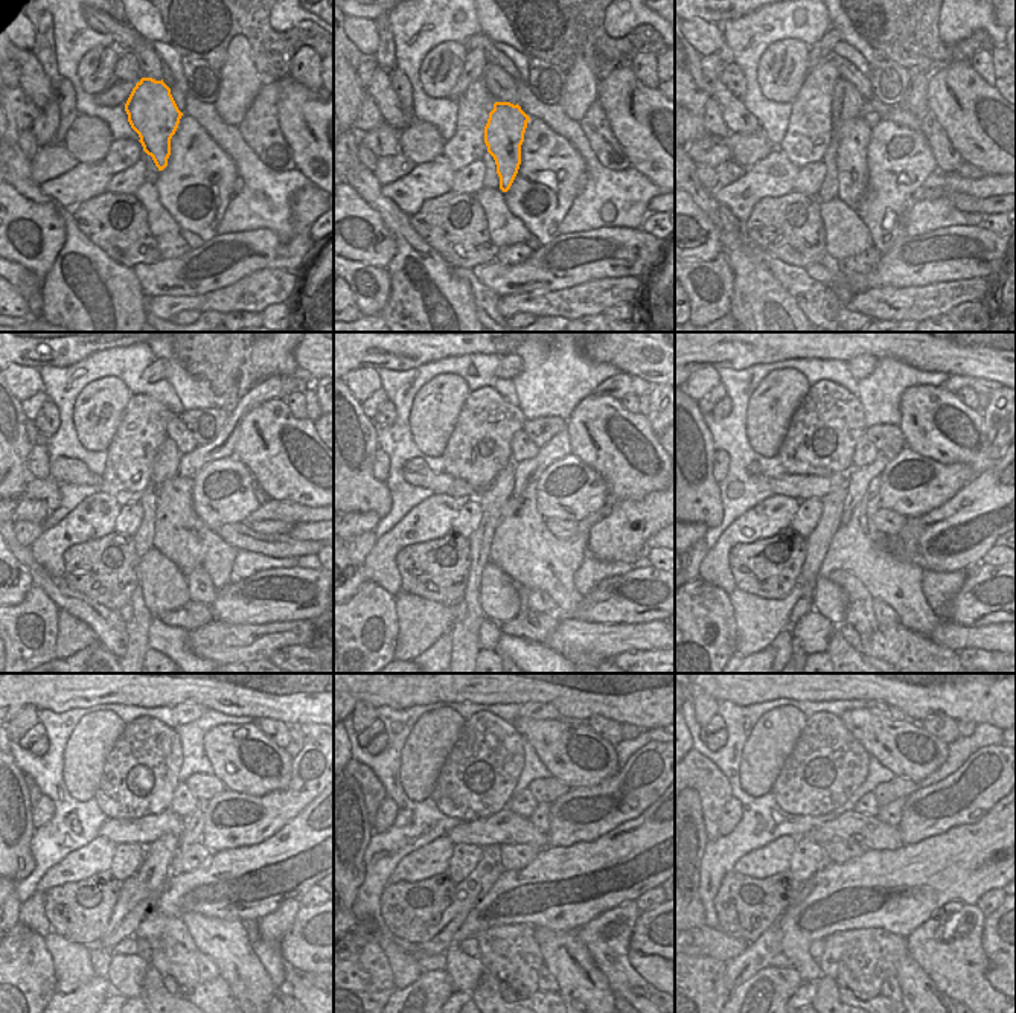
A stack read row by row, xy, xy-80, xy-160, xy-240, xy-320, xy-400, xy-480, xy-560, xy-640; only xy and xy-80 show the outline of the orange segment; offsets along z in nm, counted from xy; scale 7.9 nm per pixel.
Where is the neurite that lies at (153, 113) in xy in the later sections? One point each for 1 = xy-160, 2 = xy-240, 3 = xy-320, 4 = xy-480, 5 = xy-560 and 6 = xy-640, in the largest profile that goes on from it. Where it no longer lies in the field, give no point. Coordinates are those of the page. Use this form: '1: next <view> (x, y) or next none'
1: next xy-160 (852, 169)
2: next xy-240 (180, 535)
3: next xy-320 (523, 547)
4: next xy-480 (226, 942)
5: next xy-560 (579, 981)
6: next xy-640 (914, 981)

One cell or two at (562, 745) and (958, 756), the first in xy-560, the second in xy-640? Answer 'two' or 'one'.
two

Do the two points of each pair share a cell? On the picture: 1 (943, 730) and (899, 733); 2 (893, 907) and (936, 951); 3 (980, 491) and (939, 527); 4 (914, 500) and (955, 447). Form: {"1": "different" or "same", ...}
{"1": "different", "2": "different", "3": "same", "4": "different"}

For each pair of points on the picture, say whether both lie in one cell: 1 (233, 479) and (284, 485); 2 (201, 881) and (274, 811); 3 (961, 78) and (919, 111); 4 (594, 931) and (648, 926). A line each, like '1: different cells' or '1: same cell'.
1: different cells
2: different cells
3: different cells
4: different cells

